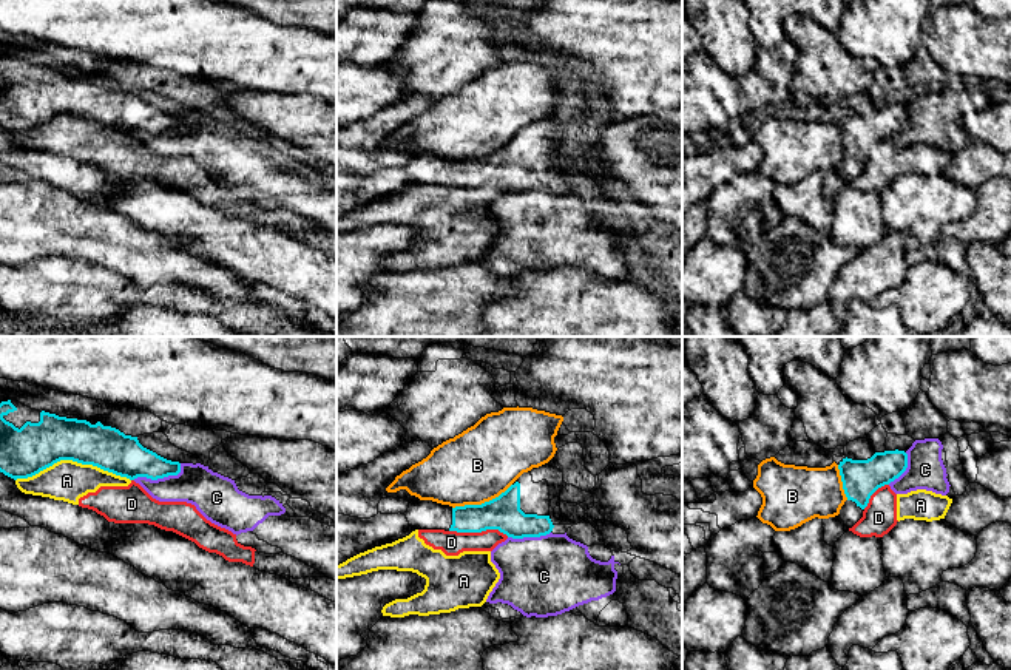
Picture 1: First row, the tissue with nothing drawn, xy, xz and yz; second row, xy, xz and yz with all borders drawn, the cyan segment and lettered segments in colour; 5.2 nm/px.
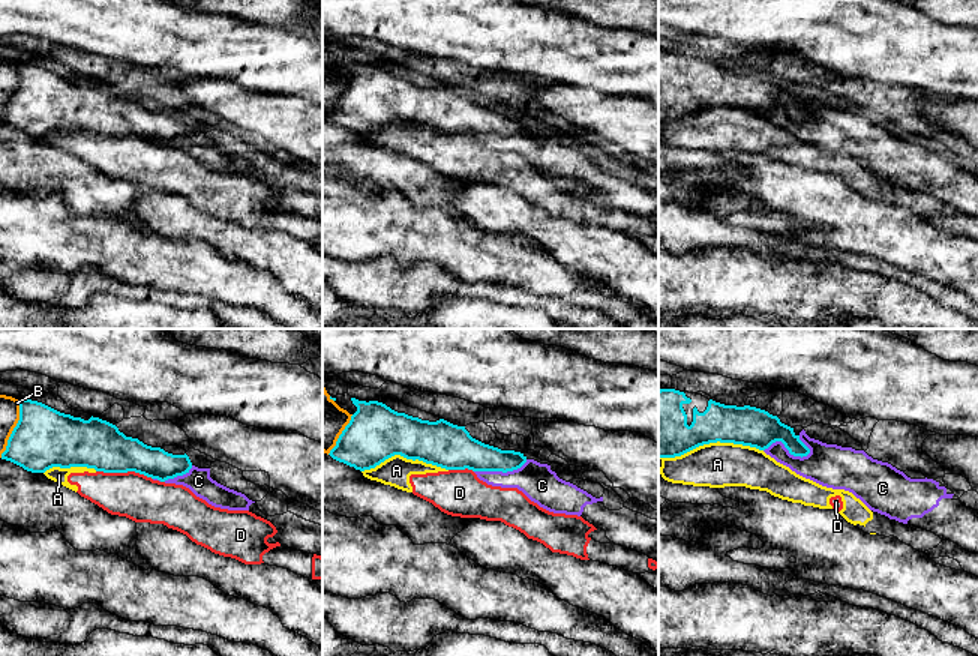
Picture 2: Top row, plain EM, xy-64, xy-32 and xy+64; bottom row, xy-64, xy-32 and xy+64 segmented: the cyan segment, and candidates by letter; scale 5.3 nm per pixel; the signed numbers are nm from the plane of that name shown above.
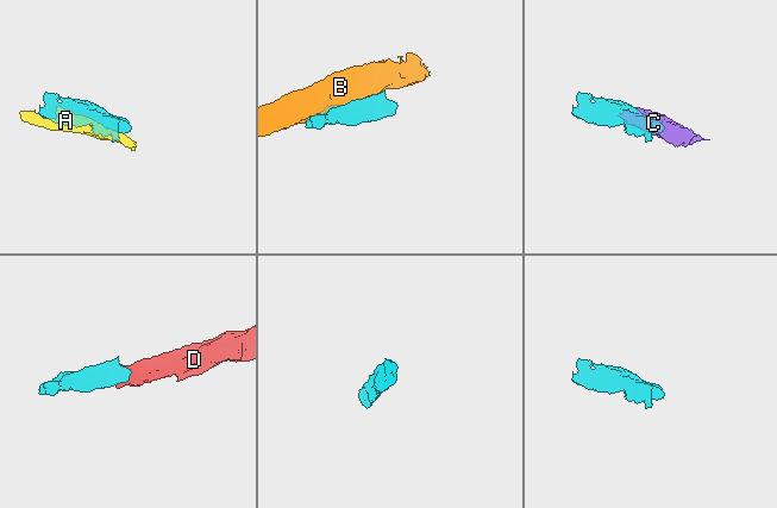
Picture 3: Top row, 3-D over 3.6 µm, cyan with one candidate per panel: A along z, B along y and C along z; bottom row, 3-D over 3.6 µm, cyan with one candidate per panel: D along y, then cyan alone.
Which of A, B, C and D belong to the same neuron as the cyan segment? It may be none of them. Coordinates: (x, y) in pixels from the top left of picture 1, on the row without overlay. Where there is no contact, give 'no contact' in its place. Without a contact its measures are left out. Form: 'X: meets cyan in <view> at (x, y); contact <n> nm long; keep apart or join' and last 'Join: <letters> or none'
A: meets cyan in xy at (73, 115); contact 600 nm long; keep apart
B: meets cyan in xz at (482, 158); contact 340 nm long; keep apart
C: meets cyan in xy at (159, 131); contact 260 nm long; keep apart
D: meets cyan in xz at (479, 186); contact 320 nm long; keep apart
Join: none

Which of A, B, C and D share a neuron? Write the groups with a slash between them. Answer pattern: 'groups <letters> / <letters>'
groups A D / B / C

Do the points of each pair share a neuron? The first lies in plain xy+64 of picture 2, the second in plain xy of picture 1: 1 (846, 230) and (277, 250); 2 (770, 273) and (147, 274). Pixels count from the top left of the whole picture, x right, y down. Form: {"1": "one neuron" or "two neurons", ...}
{"1": "one neuron", "2": "two neurons"}

